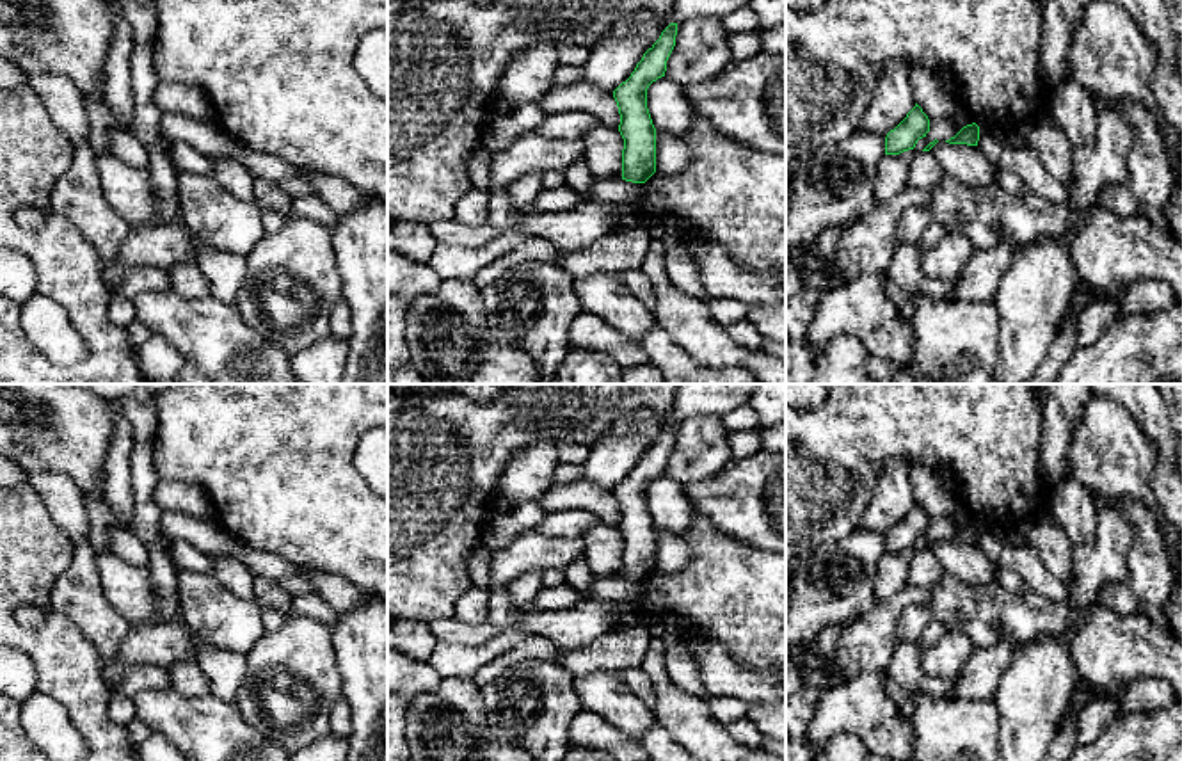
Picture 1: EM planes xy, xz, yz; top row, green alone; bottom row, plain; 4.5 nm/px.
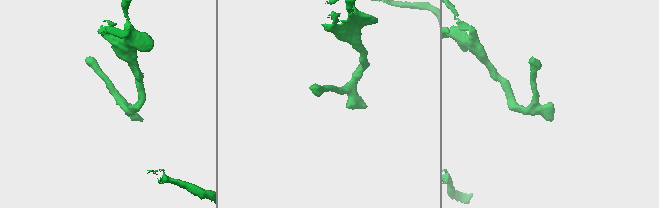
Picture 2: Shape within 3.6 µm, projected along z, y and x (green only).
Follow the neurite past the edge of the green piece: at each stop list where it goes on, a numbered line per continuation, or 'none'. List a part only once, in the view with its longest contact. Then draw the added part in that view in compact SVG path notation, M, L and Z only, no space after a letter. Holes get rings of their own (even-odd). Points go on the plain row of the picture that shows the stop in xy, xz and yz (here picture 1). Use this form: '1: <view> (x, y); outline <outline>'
none

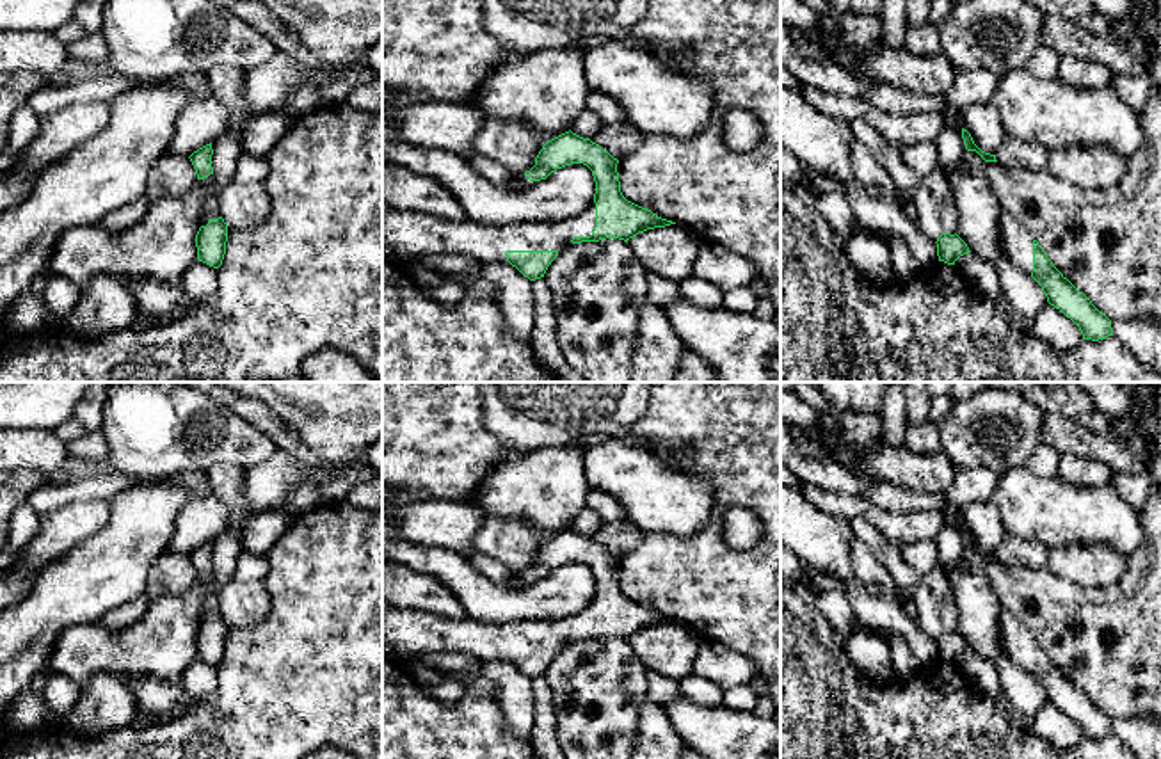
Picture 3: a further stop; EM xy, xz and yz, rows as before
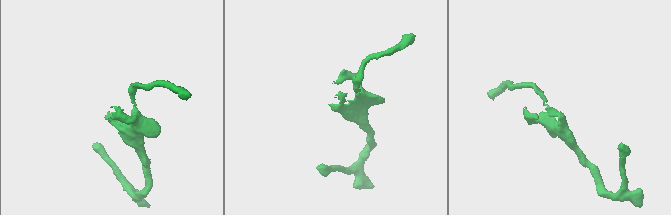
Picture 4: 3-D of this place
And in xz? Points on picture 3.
1: xz (411, 631); outline M596 601L558 620L510 620L485 624L450 620L420 610L382 604L382 647L411 658L425 652L460 652L478 661L508 661L507 649L564 649L574 635L590 635Z

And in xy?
1: xy (210, 603); outline M204 595L203 597L203 613L199 619L199 626L206 624L210 617L219 617L220 610L219 610L219 599L217 595Z

